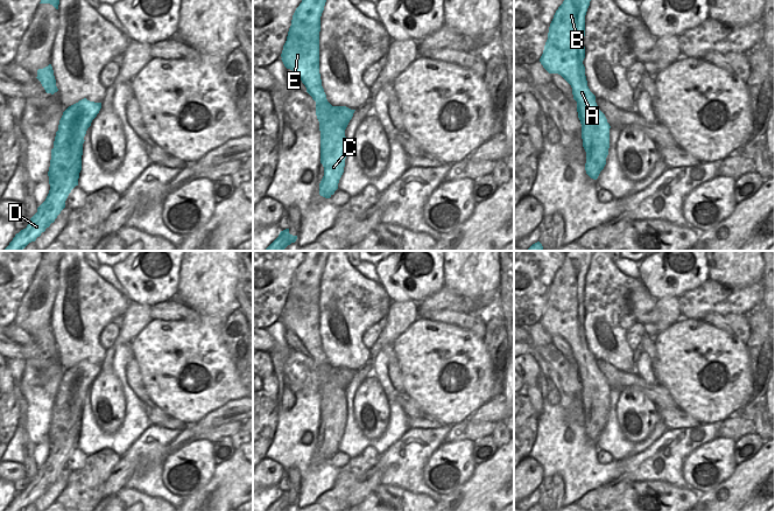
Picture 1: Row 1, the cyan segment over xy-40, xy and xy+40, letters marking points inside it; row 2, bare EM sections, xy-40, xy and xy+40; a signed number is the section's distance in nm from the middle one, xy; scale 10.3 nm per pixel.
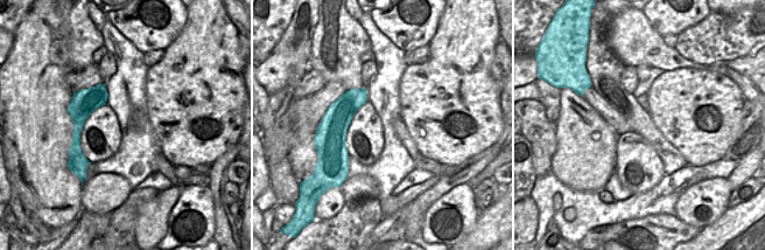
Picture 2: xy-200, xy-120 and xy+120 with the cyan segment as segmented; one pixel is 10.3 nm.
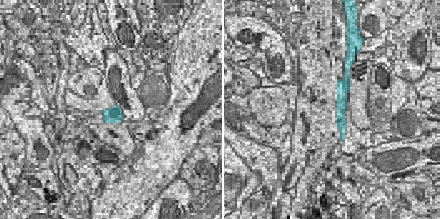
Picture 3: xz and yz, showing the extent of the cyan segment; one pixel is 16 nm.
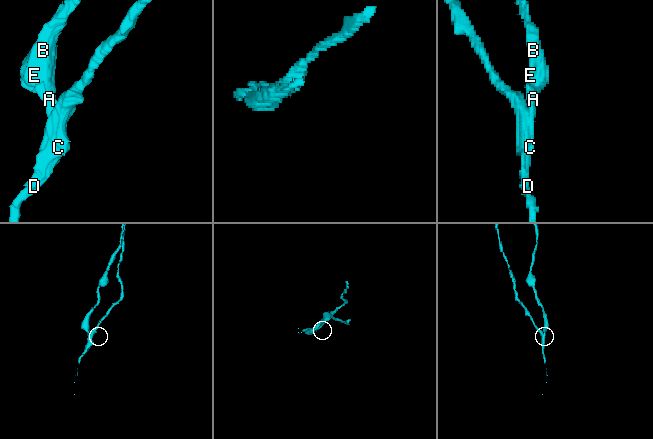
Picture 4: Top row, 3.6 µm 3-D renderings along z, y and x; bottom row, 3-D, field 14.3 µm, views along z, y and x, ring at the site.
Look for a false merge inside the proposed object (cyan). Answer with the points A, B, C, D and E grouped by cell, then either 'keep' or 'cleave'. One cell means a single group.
A B E / C D; cleave

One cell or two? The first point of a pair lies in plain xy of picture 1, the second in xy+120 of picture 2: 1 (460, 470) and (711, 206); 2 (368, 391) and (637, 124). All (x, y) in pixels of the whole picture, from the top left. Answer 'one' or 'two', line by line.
1: one
2: two

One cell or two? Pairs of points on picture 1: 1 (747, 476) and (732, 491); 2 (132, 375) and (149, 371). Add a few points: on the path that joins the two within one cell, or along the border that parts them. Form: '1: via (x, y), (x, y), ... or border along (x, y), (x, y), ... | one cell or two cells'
1: via (744, 480), (735, 488) | one cell
2: border along (133, 356), (149, 399) | two cells

